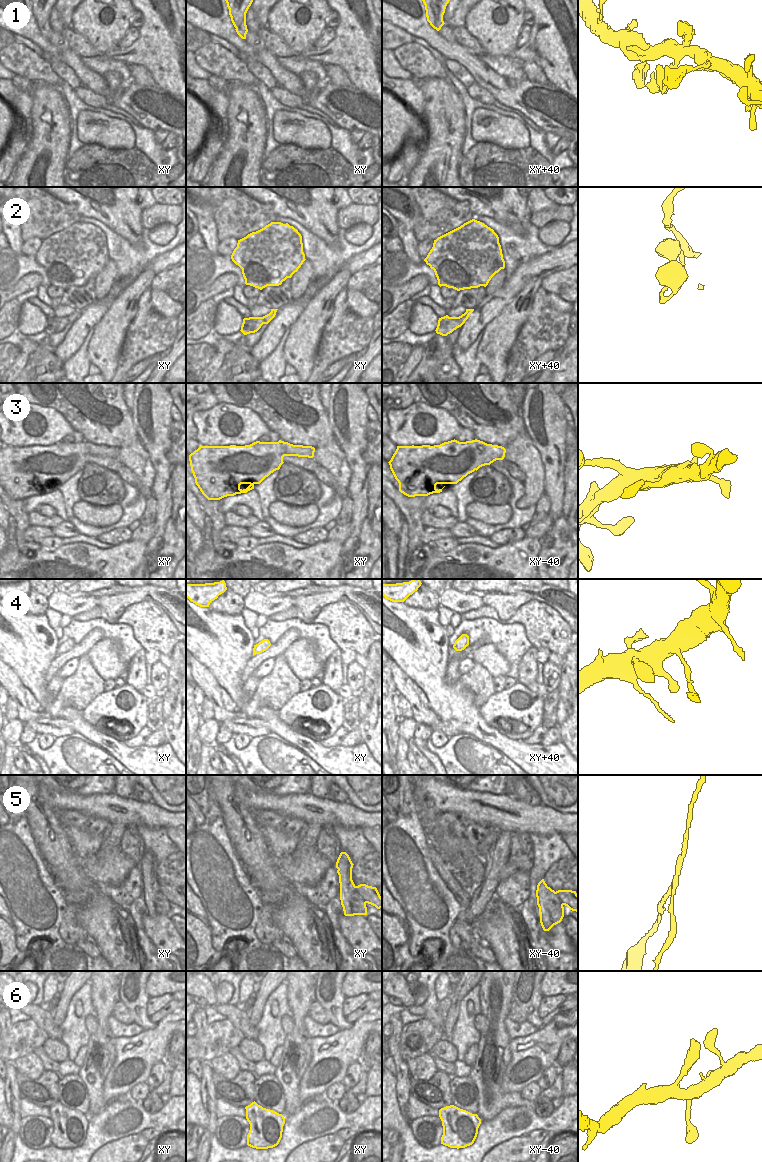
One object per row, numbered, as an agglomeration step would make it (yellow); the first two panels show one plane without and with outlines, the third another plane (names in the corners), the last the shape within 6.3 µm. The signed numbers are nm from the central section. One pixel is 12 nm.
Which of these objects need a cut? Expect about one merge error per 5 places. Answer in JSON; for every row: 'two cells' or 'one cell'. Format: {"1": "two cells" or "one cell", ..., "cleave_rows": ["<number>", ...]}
{"1": "two cells", "2": "one cell", "3": "one cell", "4": "one cell", "5": "two cells", "6": "one cell", "cleave_rows": ["1", "5"]}

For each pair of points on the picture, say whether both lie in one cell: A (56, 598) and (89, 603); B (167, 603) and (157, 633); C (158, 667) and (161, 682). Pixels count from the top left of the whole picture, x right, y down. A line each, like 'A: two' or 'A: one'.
A: one
B: two
C: one

